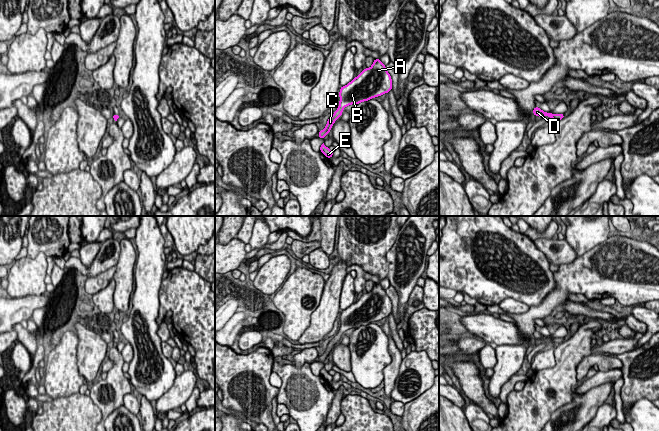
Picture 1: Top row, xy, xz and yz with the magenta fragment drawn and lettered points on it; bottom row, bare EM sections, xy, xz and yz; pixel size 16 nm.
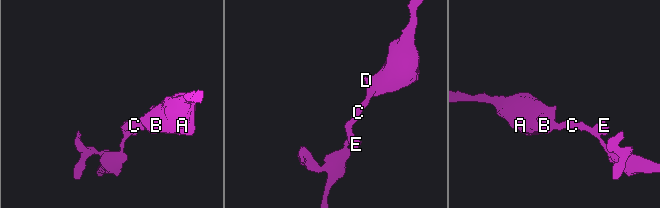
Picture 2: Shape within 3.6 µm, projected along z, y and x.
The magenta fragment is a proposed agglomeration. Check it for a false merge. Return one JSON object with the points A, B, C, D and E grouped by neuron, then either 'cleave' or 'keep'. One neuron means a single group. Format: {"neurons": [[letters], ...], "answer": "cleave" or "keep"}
{"neurons": [["A", "B", "C", "D", "E"]], "answer": "keep"}

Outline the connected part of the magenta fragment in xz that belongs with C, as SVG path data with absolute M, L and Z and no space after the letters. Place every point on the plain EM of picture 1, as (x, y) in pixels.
M375 283L370 292L364 293L351 306L340 312L338 333L328 343L325 352L319 355L318 362L324 363L335 345L342 339L342 335L346 330L368 325L374 321L388 317L391 313L392 303L390 298L380 283Z

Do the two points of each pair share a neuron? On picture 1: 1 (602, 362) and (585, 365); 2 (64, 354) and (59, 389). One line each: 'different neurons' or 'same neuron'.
1: same neuron
2: same neuron

